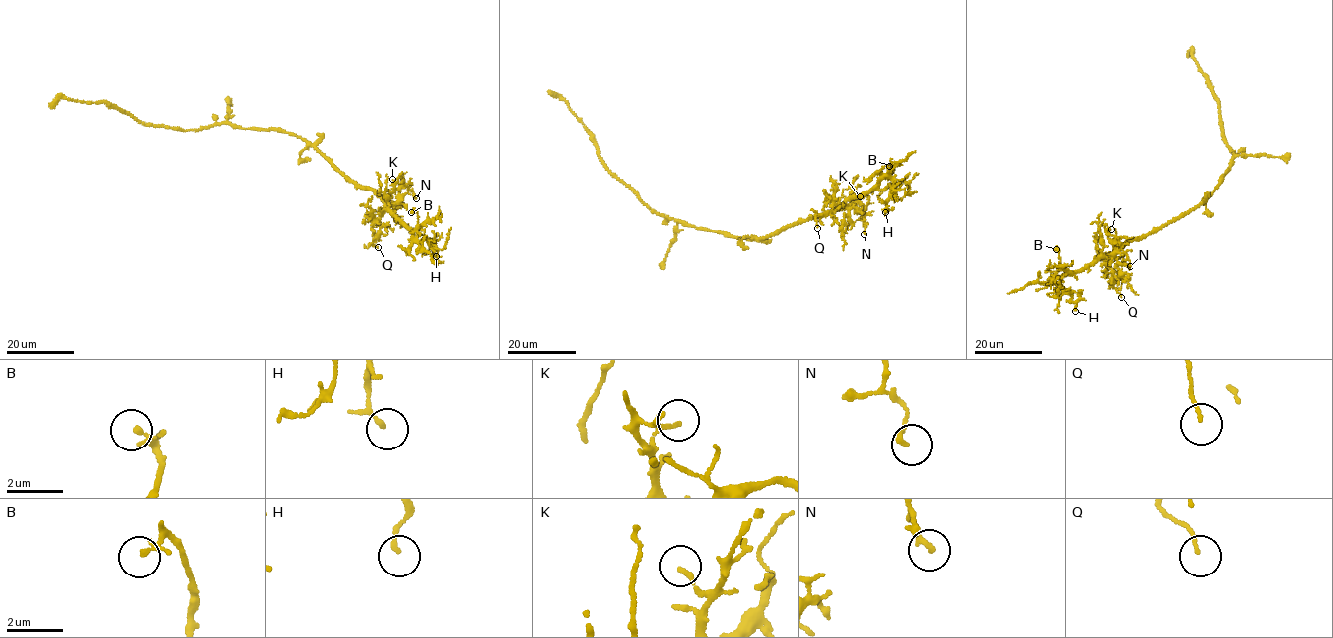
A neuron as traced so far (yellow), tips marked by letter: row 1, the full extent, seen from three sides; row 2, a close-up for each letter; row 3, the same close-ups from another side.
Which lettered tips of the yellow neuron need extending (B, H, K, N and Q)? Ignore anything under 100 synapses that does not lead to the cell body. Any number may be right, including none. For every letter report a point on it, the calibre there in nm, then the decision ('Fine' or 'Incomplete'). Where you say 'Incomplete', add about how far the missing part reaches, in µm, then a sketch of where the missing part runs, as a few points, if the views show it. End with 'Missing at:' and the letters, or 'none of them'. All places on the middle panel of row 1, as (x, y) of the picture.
B: Place: (889, 166). Thickness 130 nm. Fine
H: Place: (885, 212). Thickness 110 nm. Fine
K: Place: (860, 196). Thickness 130 nm. Fine
N: Place: (864, 234). Thickness 180 nm. Fine
Q: Place: (817, 228). Thickness 120 nm. Fine
Missing at: none of them

